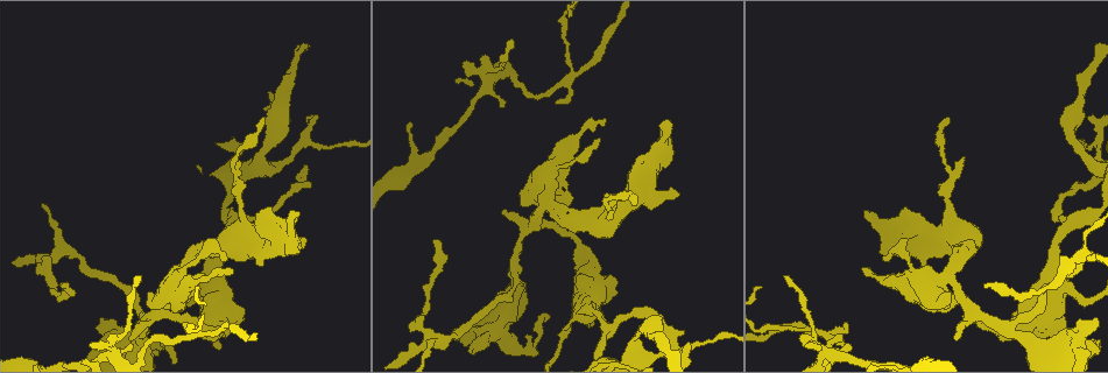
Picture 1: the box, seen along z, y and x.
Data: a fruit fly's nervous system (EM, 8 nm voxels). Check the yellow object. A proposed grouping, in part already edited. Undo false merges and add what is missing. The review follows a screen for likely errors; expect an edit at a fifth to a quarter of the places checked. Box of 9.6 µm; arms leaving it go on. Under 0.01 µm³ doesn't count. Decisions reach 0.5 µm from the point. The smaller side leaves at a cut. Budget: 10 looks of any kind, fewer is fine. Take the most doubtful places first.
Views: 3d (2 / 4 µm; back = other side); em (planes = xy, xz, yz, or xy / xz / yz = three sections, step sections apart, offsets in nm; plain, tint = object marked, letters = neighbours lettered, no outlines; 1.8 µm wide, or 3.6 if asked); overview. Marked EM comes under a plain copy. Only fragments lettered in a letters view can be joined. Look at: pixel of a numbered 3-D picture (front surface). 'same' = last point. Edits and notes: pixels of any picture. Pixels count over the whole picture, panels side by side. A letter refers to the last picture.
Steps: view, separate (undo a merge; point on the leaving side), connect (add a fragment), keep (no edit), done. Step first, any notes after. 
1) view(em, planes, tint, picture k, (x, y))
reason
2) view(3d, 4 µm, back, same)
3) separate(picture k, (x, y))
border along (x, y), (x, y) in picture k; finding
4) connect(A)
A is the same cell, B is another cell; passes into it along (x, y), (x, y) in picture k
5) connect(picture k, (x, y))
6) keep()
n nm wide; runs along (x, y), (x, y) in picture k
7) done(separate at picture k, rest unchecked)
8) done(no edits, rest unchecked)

view(em, xz, step 4, tint, picture 1, (583, 163))
free end

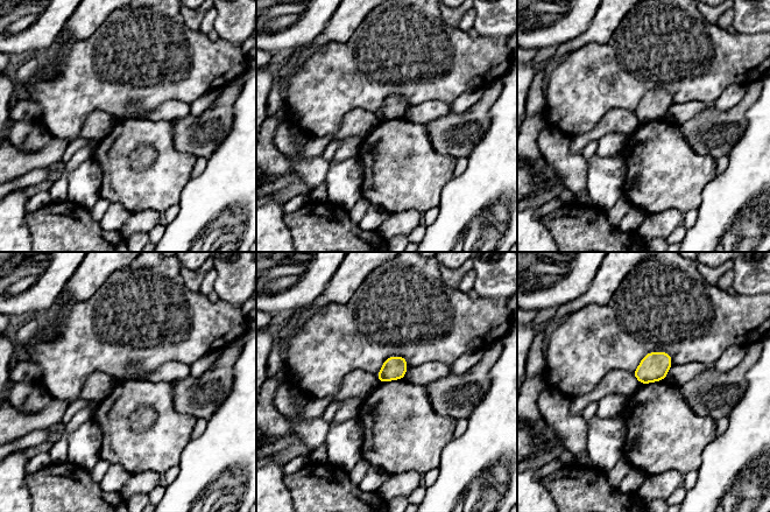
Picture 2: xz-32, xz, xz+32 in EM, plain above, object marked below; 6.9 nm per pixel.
view(em, planes, letters, same)

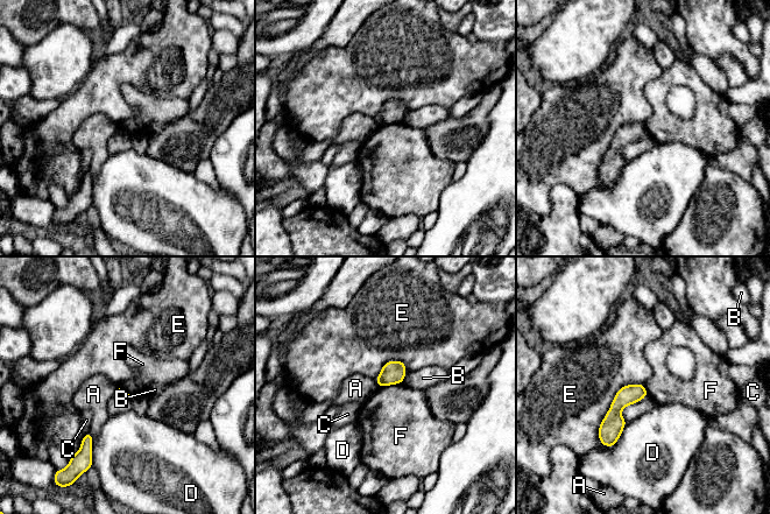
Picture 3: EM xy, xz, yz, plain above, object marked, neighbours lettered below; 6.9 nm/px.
keep()
A, B, C, D, E and F are other cells; border along (402, 381), (380, 387) in picture 3; no lettered fragment goes on from it

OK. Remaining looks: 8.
view(3d, 2 µm, picture 1, (847, 323))
tapers out

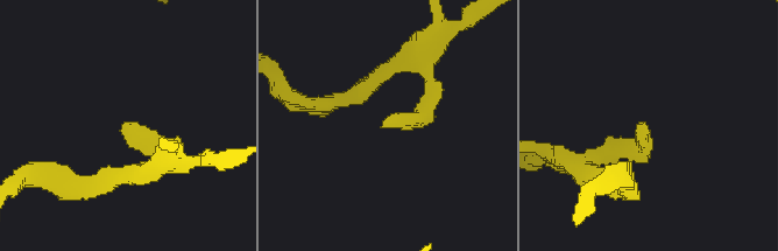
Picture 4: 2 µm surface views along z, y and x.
view(em, xy, step 16, tint, picture 4, (643, 128))
shape alone is not enough

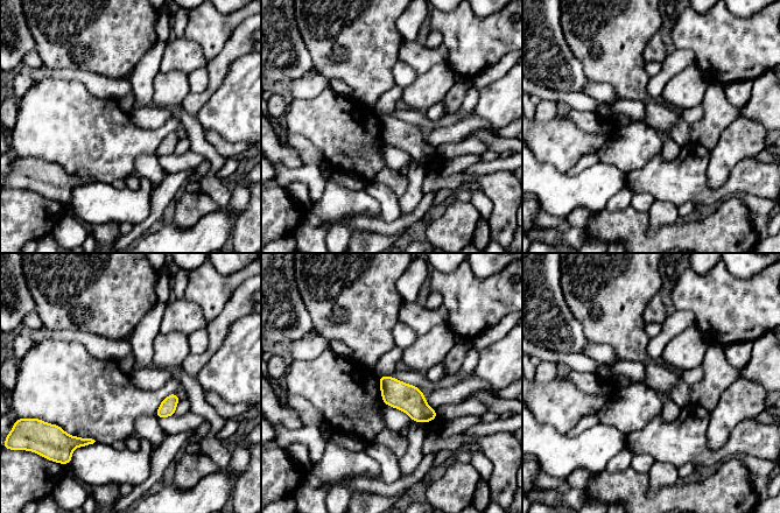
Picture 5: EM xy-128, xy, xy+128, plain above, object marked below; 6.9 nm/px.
view(em, planes, letters, same)
another direction

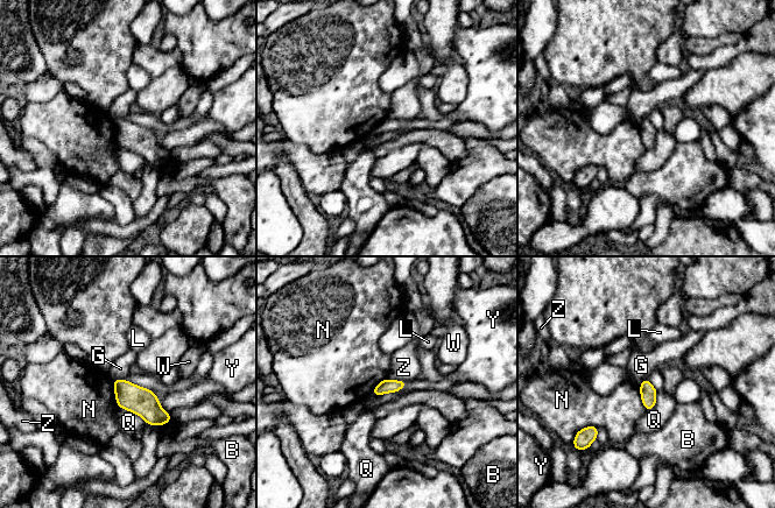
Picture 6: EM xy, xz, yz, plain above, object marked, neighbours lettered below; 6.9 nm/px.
keep()
Y touches over 300 nm; B, G, L, N, Q, W, Y and Z are other cells; border along (125, 379), (150, 389), (160, 401) in picture 6; none of them fits

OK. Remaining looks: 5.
view(em, 3.6 µm, xy, step 8, tint, picture 1, (263, 146))
narrows sharply

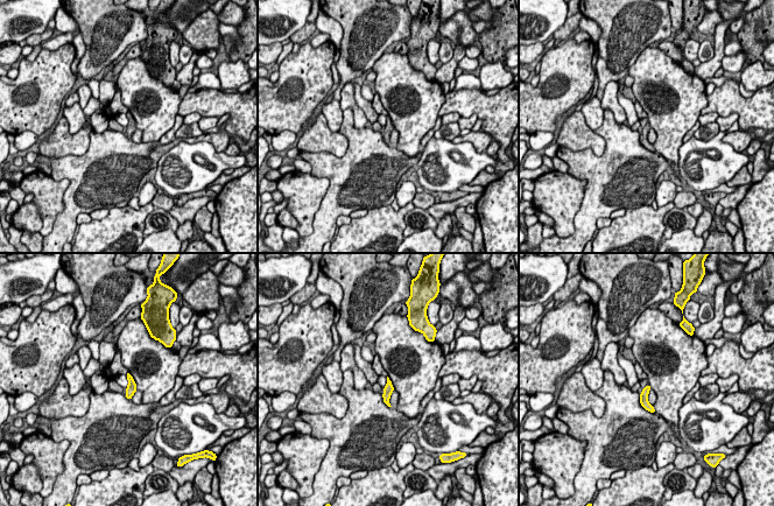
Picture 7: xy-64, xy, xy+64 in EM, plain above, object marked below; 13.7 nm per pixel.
view(em, 3.6 µm, planes, letters, same)

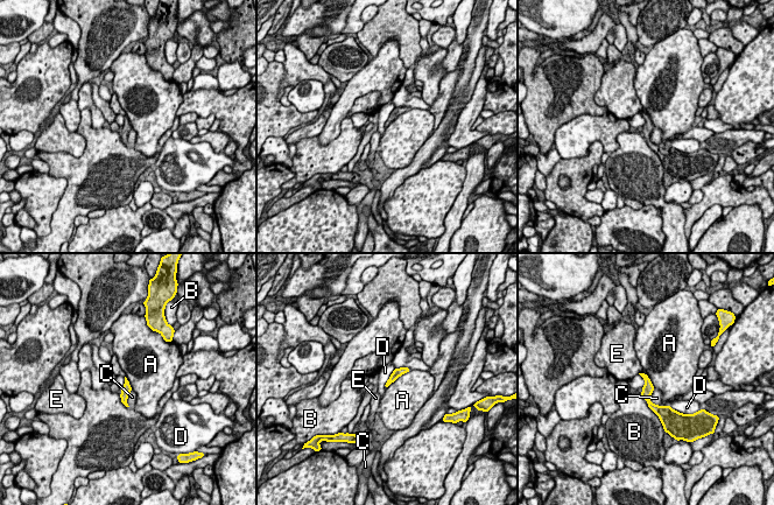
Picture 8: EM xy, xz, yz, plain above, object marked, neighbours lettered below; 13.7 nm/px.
keep()
120 nm wide; A, B, C, D and E are other cells; all the same cell

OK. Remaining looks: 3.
view(em, planes, letters, picture 1, (950, 293))
branch stops here

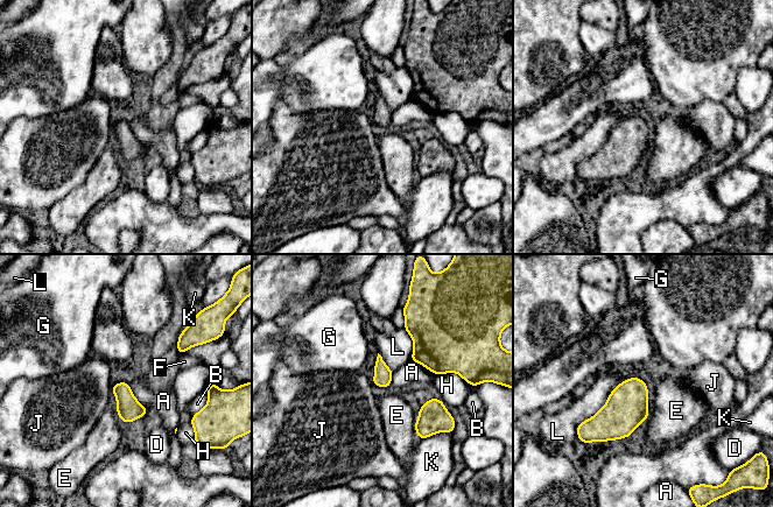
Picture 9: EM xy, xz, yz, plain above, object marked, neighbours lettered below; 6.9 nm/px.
keep()
A, B, D, E, F, G, H, J, K and L are other cells; border along (410, 360), (422, 364), (435, 374) in picture 9; none of them fits

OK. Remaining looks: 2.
done(no edits, rest unchecked)

